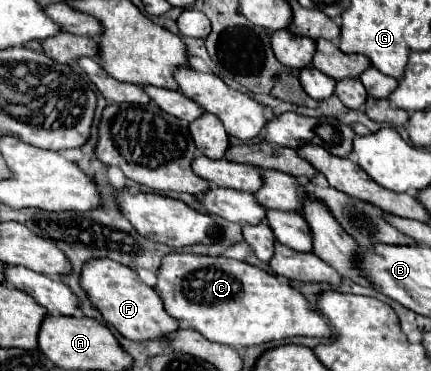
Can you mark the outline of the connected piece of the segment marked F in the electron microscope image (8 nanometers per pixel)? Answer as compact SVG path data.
M89 261L81 273L81 285L87 291L91 303L101 311L105 321L115 327L125 339L131 341L159 341L179 329L179 323L163 309L161 297L155 289L147 287L133 269L117 265L115 261Z

